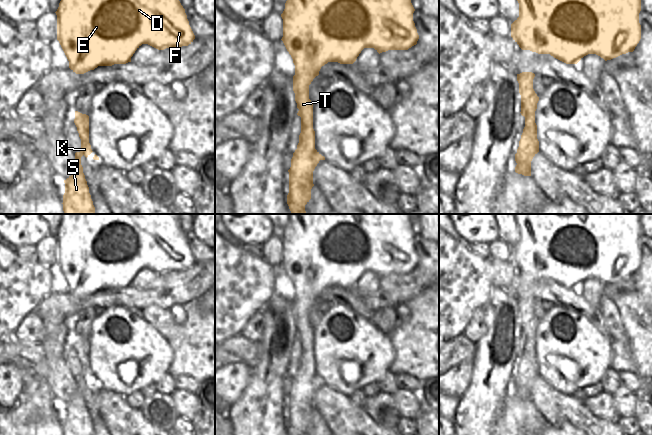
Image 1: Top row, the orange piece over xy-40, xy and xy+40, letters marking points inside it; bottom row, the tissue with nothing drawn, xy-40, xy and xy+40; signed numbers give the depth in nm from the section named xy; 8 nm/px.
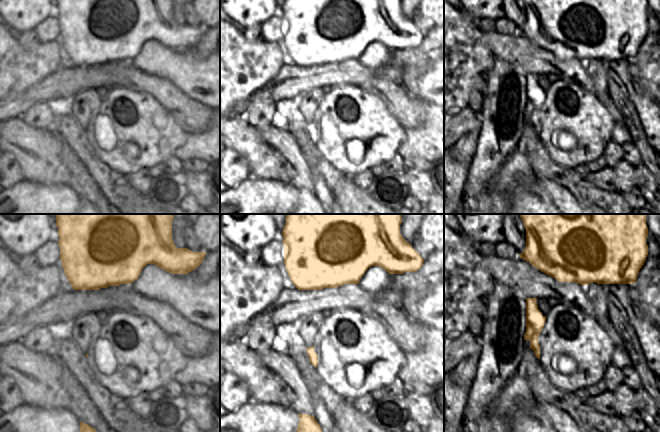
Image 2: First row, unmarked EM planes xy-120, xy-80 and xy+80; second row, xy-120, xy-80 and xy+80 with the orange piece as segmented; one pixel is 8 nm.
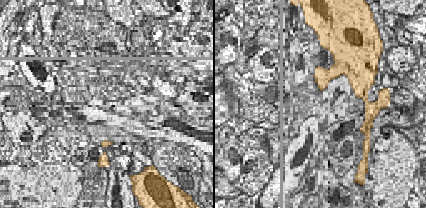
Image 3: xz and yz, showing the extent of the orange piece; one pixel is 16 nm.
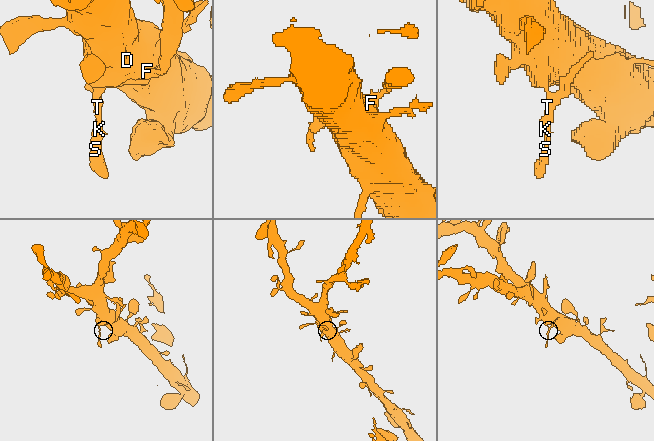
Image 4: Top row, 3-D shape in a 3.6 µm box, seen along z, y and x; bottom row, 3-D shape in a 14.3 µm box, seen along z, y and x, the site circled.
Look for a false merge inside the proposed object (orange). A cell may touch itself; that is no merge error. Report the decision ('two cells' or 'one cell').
one cell

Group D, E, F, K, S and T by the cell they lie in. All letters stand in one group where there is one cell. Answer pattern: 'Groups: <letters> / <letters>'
Groups: D E F K S T.

